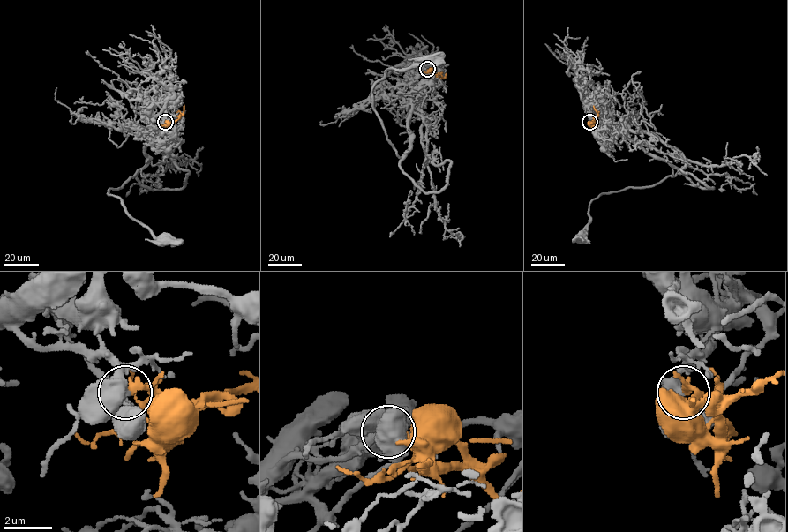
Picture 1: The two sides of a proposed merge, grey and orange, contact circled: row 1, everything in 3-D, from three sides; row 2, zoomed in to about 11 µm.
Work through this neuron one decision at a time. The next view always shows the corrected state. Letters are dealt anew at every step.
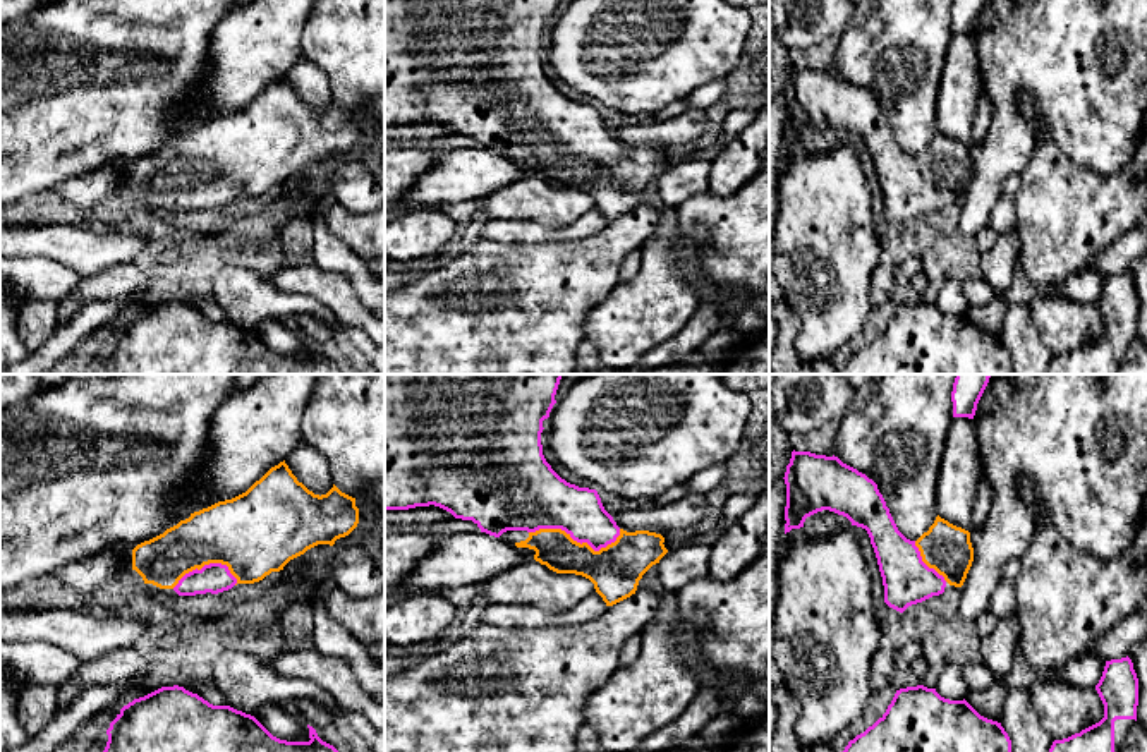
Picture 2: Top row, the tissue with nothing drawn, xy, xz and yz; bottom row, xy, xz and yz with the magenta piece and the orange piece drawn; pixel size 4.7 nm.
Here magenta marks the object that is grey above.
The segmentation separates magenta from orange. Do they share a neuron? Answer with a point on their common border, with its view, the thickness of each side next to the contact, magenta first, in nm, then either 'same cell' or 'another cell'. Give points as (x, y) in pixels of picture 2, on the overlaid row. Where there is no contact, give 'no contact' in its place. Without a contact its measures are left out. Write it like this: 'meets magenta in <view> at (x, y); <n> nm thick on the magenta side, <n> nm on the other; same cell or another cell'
meets magenta in xz at (576, 539); 280 nm thick on the magenta side, 240 nm on the other; same cell

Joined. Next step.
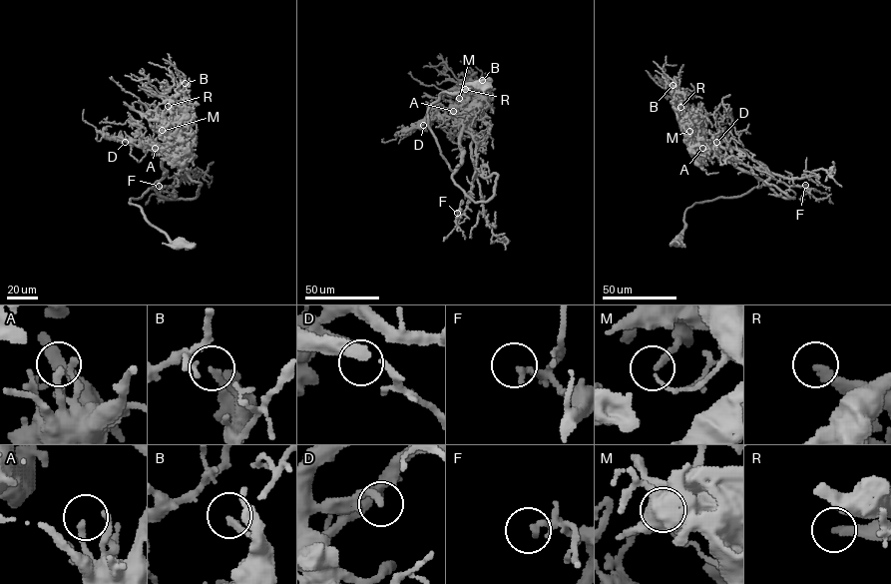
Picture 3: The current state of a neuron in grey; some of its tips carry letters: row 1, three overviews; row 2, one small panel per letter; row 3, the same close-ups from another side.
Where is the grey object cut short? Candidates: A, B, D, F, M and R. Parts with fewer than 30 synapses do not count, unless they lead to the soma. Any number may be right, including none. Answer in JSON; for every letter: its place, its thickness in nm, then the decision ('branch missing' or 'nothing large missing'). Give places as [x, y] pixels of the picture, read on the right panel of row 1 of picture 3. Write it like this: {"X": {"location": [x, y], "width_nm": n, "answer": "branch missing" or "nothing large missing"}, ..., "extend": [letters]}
{"A": {"location": [702, 148], "width_nm": 220, "answer": "nothing large missing"}, "B": {"location": [672, 85], "width_nm": 140, "answer": "nothing large missing"}, "D": {"location": [716, 142], "width_nm": 220, "answer": "nothing large missing"}, "F": {"location": [805, 185], "width_nm": 160, "answer": "nothing large missing"}, "M": {"location": [689, 131], "width_nm": 200, "answer": "nothing large missing"}, "R": {"location": [680, 107], "width_nm": 280, "answer": "branch missing"}, "extend": ["R"]}

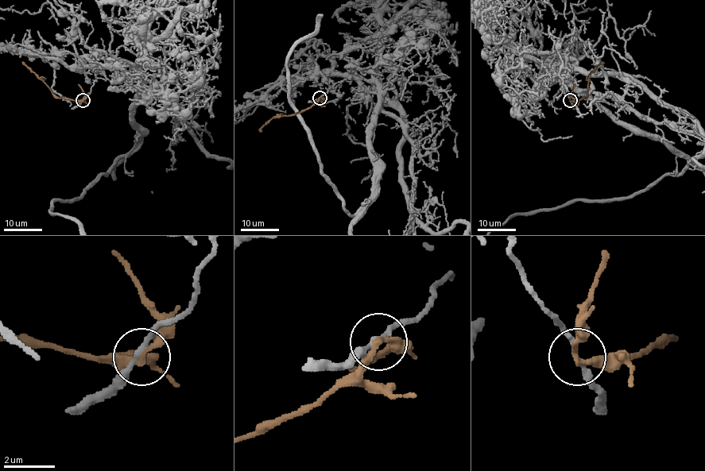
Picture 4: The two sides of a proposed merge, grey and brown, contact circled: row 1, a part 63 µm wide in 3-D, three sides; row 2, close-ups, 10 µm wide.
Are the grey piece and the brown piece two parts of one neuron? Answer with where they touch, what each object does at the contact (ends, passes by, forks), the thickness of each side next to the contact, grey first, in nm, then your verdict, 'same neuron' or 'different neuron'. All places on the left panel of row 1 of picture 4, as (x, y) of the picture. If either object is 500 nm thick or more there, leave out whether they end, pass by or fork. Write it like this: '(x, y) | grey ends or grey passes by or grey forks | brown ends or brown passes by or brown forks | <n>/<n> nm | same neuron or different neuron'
(83, 100) | grey passes by | brown passes by | 200/240 nm | different neuron

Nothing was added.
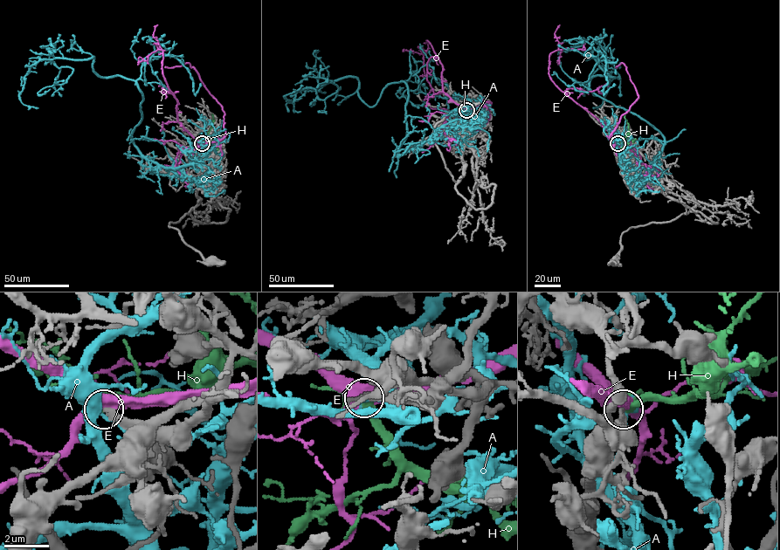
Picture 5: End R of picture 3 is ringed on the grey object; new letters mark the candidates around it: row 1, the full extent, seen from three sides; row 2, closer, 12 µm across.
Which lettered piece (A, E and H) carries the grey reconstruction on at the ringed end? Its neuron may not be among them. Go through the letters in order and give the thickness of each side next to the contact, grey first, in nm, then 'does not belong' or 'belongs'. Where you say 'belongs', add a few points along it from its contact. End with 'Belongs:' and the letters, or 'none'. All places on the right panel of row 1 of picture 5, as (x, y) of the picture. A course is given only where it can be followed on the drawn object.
A: 420/110 nm | does not belong
E: 280/480 nm | does not belong
H: 280/240 nm | belongs | via (617, 144), (629, 134), (624, 114)
Belongs: H

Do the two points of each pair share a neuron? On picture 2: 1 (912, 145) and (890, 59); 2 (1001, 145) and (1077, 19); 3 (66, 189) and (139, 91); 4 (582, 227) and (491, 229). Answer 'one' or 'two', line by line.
1: one
2: one
3: two
4: one

